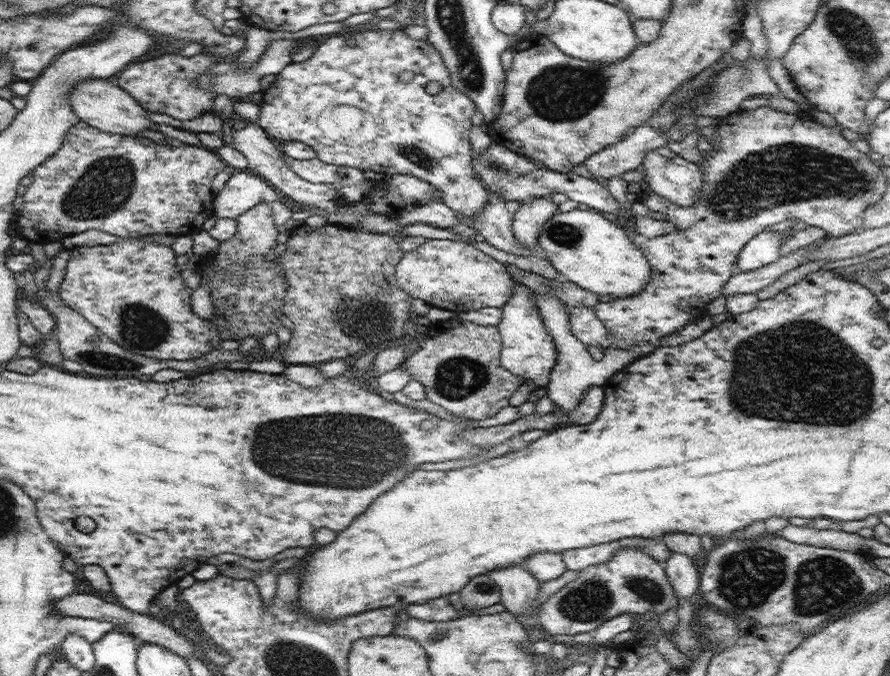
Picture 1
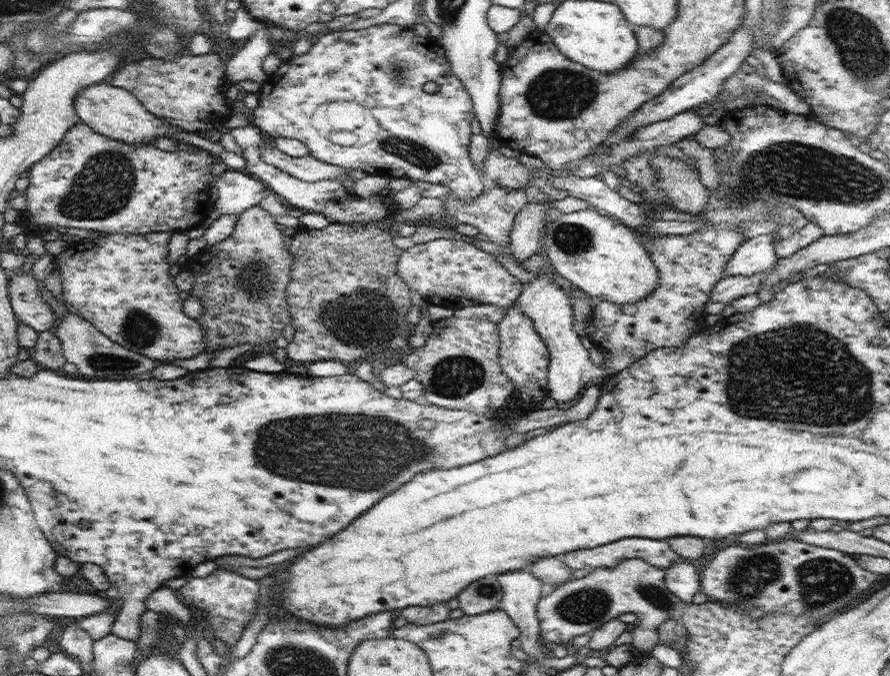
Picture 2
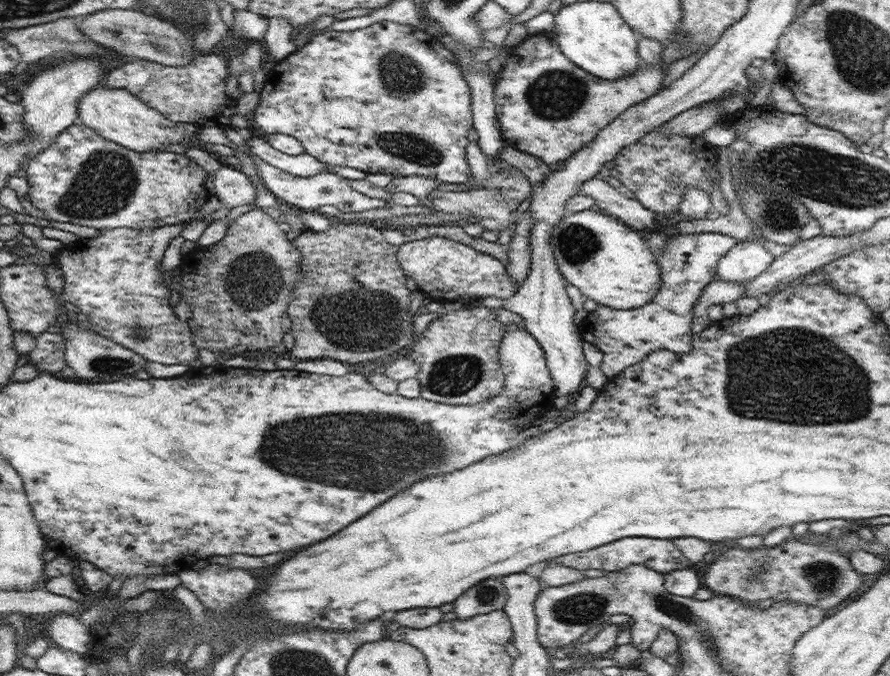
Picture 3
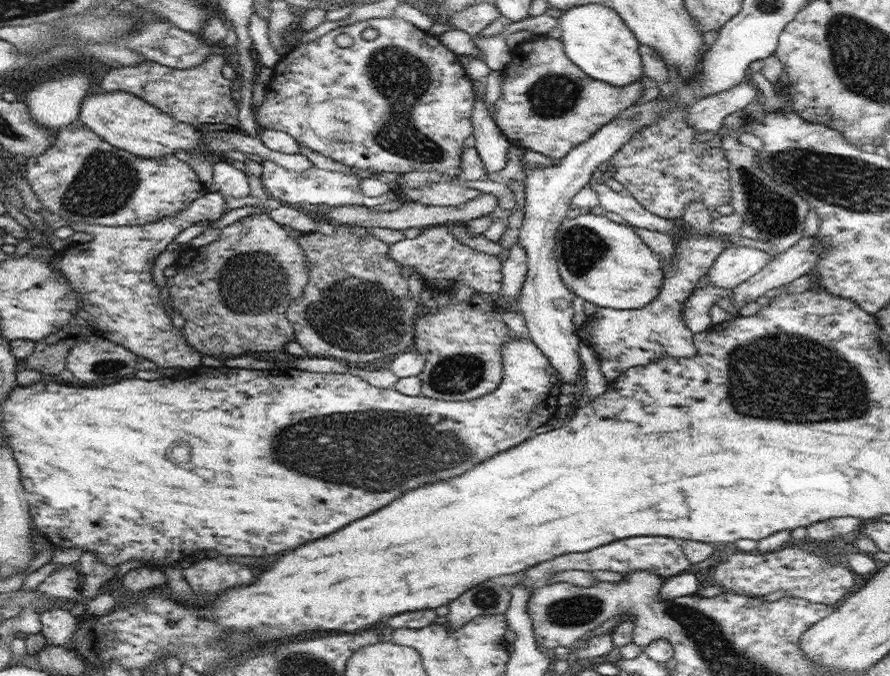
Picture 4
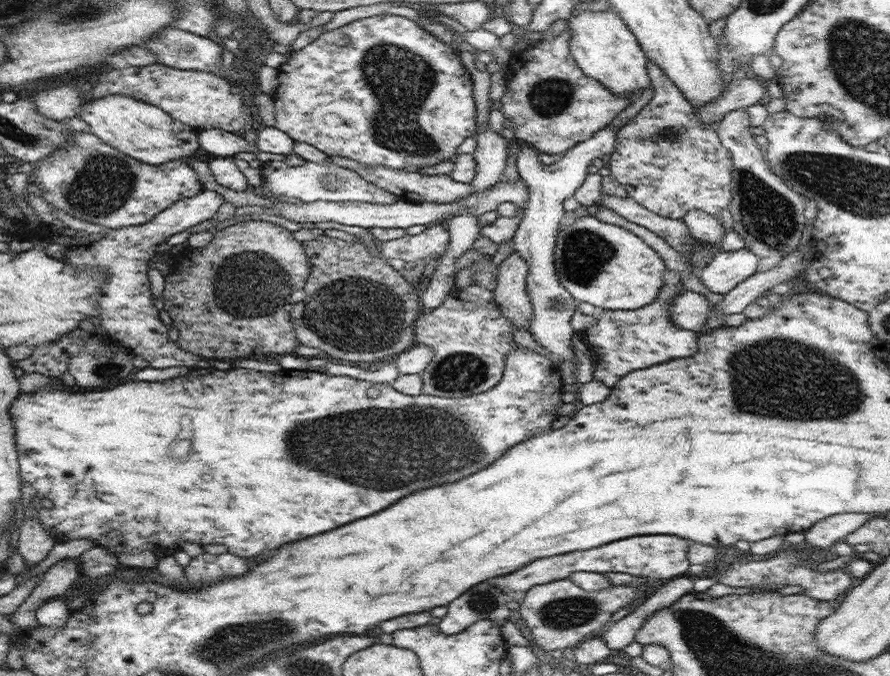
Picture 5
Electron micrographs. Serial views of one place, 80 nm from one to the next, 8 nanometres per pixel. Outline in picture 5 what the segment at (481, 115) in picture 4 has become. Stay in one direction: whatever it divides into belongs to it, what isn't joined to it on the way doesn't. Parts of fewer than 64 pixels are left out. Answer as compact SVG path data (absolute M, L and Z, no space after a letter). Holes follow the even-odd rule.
M486 123L474 137L477 139L477 146L473 153L477 162L477 173L470 182L473 186L470 194L477 194L496 185L502 179L507 158L506 138L494 131L489 123Z

